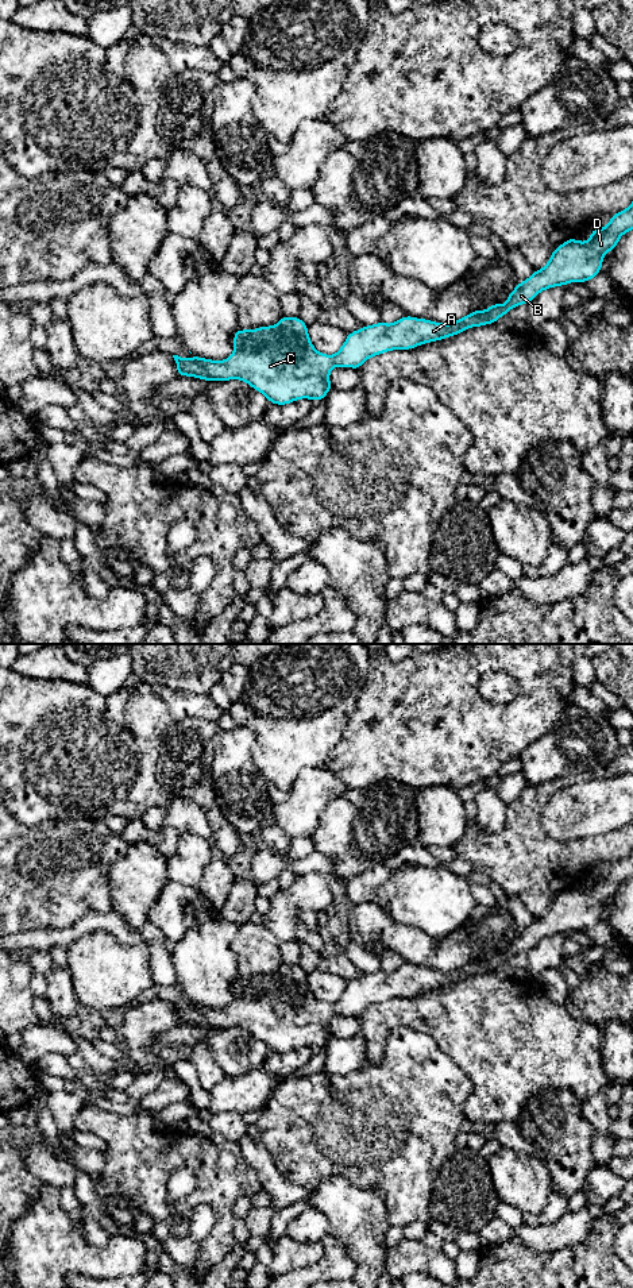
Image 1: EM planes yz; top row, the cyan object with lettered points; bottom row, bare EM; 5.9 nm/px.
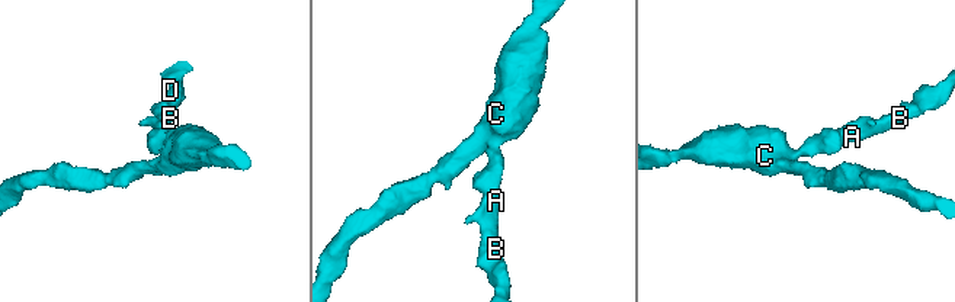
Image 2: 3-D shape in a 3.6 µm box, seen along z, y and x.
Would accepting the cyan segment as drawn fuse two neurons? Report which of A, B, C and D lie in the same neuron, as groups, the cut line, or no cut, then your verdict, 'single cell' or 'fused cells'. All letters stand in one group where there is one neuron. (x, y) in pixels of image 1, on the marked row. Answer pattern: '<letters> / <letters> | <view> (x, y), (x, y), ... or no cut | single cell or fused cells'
A B C D | no cut | single cell

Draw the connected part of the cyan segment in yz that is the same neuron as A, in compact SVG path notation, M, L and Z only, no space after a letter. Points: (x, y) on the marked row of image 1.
M633 201L614 215L605 228L594 228L587 242L576 238L566 240L549 257L545 267L510 292L505 305L491 304L489 309L474 311L451 323L404 316L393 324L382 321L347 335L344 344L333 355L317 352L308 325L297 317L282 316L277 325L256 329L238 329L235 350L225 360L198 358L182 359L173 355L178 377L229 381L240 379L263 393L270 404L286 405L300 398L323 401L333 389L329 373L335 366L358 370L368 358L391 351L410 350L424 343L437 342L464 332L471 327L495 323L514 306L530 302L540 292L586 282L601 273L603 257L615 250L620 238L633 230Z

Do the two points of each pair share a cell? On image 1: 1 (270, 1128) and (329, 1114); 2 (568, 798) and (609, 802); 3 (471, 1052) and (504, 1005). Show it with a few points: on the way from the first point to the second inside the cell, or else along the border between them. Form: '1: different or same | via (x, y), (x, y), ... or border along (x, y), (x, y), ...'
1: same | via (285, 1128), (289, 1123), (315, 1121)
2: same | via (578, 802), (599, 802)
3: same | via (483, 1040), (504, 1017)

